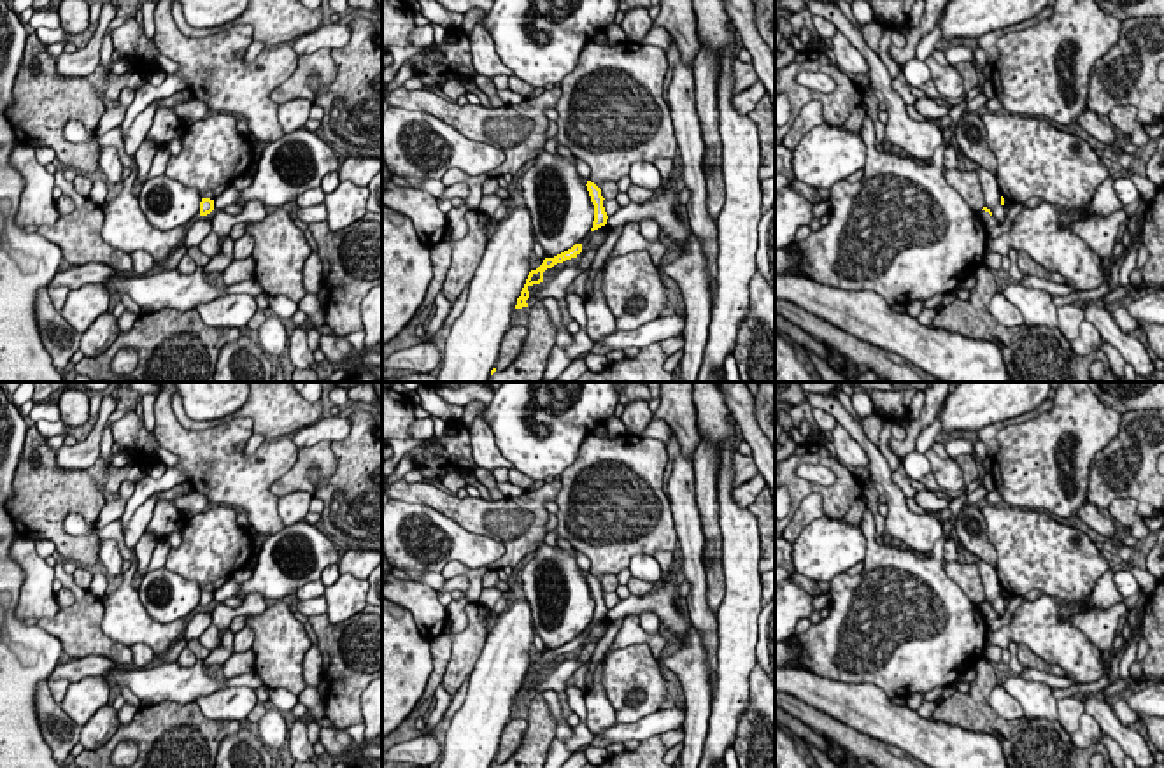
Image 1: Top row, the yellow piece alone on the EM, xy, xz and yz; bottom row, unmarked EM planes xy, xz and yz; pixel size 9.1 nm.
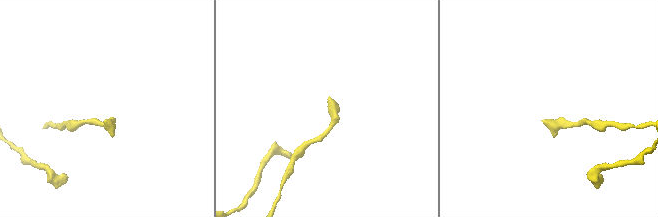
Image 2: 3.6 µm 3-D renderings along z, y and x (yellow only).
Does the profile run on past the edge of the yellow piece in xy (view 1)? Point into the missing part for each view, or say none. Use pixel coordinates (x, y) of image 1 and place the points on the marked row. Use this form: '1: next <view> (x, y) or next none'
1: next none

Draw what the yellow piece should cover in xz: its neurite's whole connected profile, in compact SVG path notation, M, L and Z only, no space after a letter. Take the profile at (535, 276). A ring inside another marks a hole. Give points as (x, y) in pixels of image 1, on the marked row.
M575 244L571 249L564 251L554 258L545 258L543 263L536 270L529 272L526 284L521 291L521 296L517 298L515 309L528 307L528 303L526 303L526 300L529 298L528 288L533 284L543 282L543 272L547 268L552 268L554 265L563 263L566 260L577 258L580 252L582 252L582 244Z

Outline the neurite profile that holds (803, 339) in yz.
M775 314L775 330L787 333L792 338L792 342L805 349L810 349L813 354L817 354L827 363L829 359L827 347L817 338L813 338L810 333L803 331L799 326L792 324L791 321L778 314Z

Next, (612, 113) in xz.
M629 40L617 46L587 42L577 67L561 79L554 139L557 146L568 147L571 156L589 165L591 182L617 182L629 175L635 161L675 158L678 146L671 110L663 95L666 72L666 53L657 46Z

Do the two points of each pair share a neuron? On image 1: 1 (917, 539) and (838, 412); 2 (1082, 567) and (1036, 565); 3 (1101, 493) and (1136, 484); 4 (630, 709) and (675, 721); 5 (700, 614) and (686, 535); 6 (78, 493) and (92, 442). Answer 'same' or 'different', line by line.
1: same
2: same
3: same
4: different
5: same
6: different

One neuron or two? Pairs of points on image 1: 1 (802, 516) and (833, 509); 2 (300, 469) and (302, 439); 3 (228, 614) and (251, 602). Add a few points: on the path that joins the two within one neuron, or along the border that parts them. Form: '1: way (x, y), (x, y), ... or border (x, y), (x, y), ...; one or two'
1: border (823, 497), (817, 493), (809, 495), (793, 518); two
2: border (330, 440), (319, 440), (298, 449); two
3: way (234, 612), (246, 607); one

